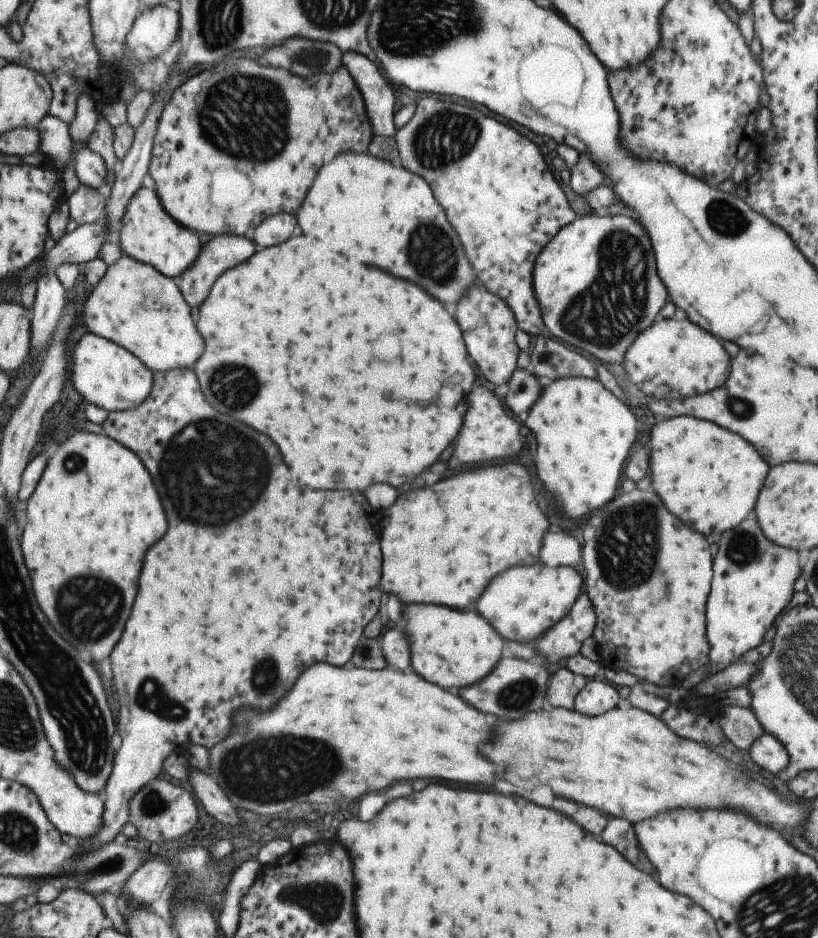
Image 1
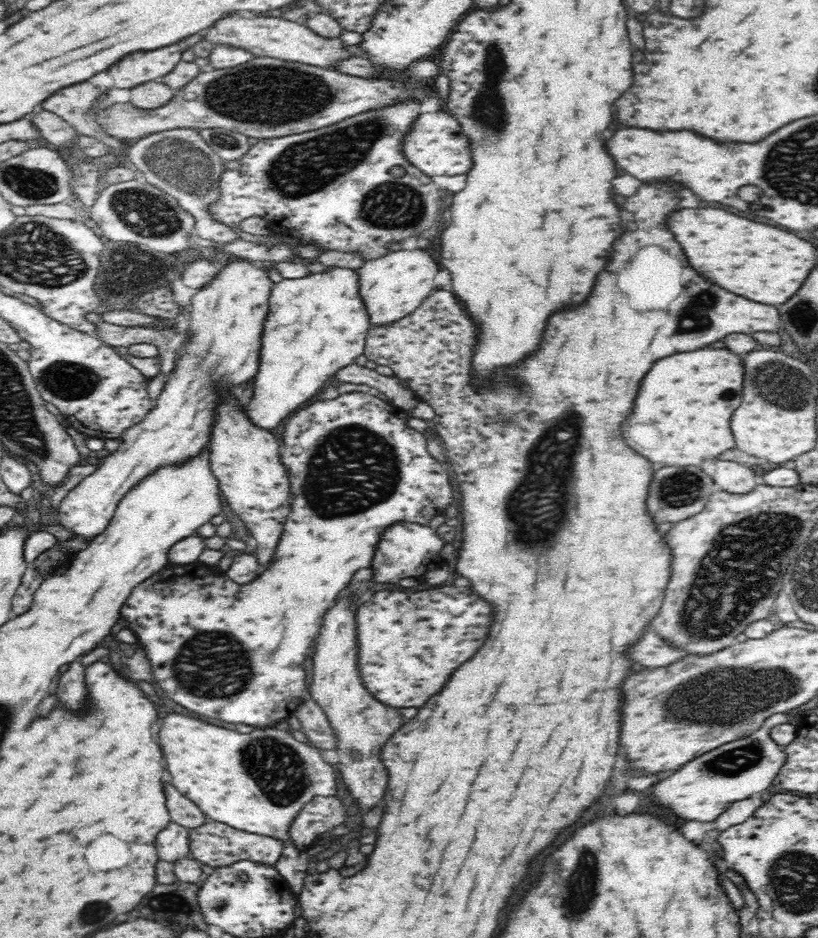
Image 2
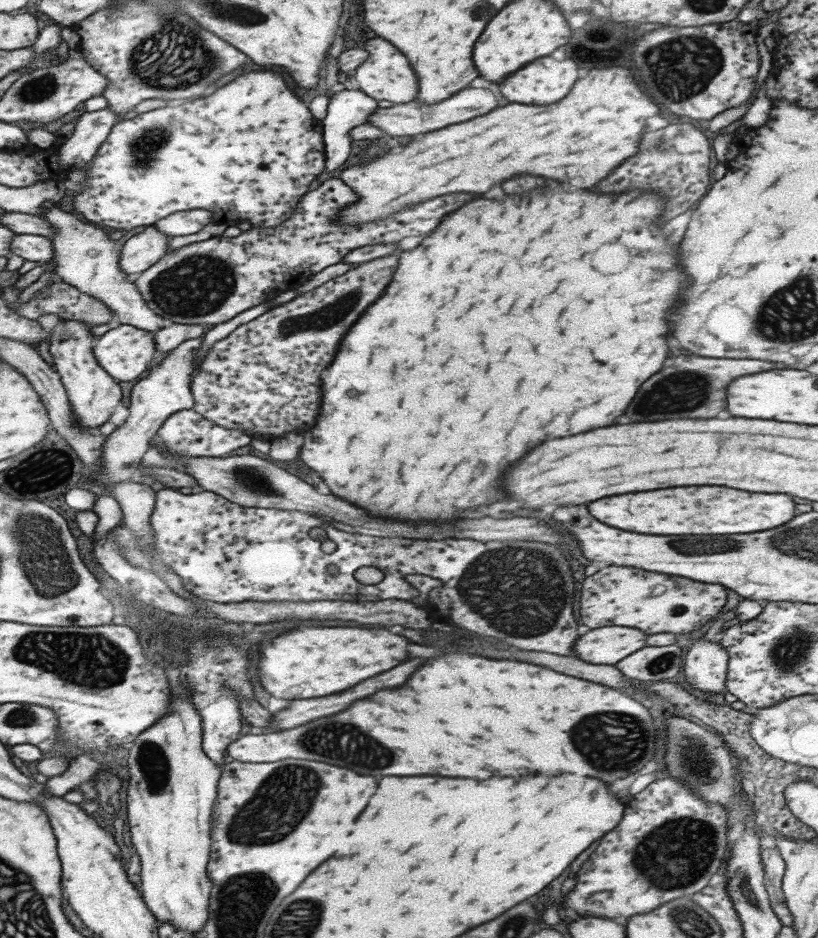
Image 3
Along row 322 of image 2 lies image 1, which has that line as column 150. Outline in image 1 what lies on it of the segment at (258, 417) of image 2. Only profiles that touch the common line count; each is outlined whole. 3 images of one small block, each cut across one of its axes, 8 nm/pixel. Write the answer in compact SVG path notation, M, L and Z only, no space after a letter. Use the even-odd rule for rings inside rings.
M123 256L107 266L101 280L85 298L79 324L87 334L101 336L131 352L145 368L155 372L171 372L191 368L203 352L203 338L191 322L191 306L185 302L175 282L145 262Z

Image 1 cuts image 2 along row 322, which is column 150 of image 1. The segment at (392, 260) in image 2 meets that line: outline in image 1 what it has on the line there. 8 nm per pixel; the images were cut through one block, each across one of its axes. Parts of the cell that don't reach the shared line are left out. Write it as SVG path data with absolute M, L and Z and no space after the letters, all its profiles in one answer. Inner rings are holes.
M83 334L73 350L69 360L69 378L75 390L83 396L85 402L105 408L111 412L125 412L129 408L139 406L151 392L153 386L153 372L143 366L139 358L135 358L125 348L117 346L111 340L105 340L95 334Z

